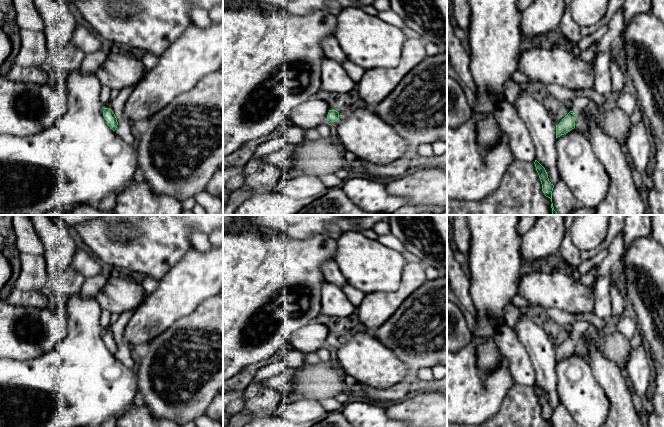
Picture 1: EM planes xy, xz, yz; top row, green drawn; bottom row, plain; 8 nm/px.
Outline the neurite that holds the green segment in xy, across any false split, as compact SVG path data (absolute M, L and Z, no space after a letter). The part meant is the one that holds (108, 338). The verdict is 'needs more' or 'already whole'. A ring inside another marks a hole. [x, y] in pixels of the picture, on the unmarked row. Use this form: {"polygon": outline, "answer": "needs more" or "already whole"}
{"polygon": "M104 332L103 340L104 340L108 350L110 351L110 353L115 355L117 352L118 346L117 346L117 342L116 342L115 338L113 337L113 335L111 333Z", "answer": "already whole"}

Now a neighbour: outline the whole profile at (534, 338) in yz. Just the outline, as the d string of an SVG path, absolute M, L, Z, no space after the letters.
M525 314L521 315L514 331L531 359L536 384L545 392L551 408L555 409L560 402L556 389L556 349L546 331Z

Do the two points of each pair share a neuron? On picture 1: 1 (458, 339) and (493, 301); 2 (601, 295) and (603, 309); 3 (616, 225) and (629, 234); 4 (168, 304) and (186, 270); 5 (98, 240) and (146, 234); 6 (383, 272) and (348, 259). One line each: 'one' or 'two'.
1: two
2: one
3: two
4: one
5: one
6: one

